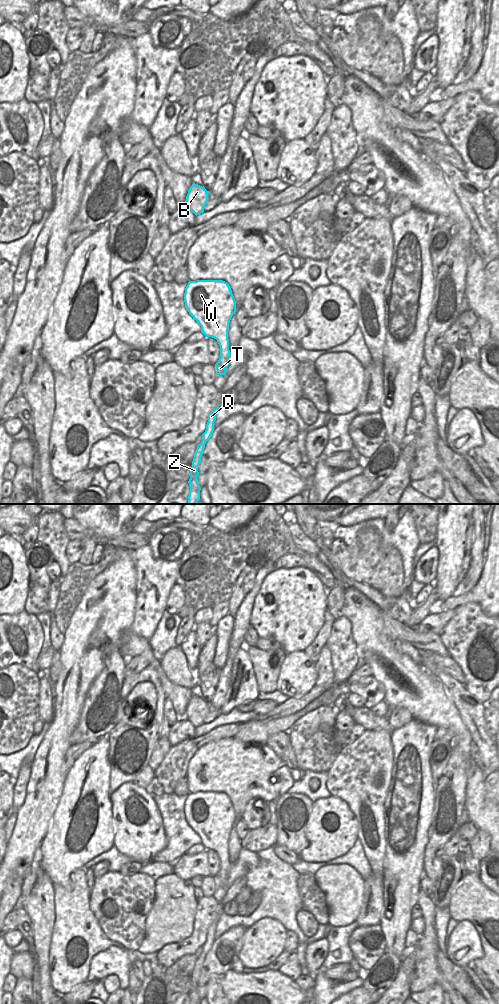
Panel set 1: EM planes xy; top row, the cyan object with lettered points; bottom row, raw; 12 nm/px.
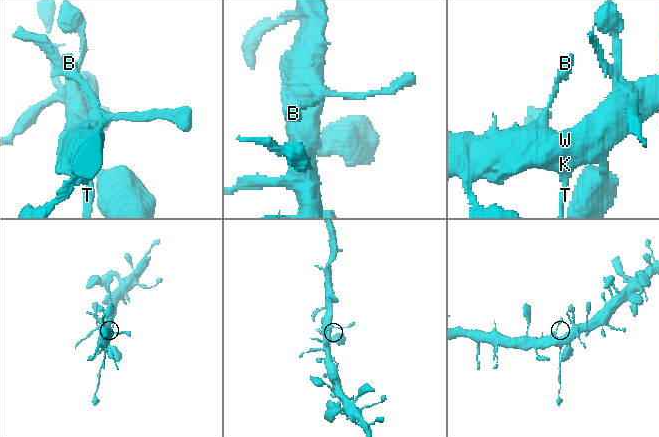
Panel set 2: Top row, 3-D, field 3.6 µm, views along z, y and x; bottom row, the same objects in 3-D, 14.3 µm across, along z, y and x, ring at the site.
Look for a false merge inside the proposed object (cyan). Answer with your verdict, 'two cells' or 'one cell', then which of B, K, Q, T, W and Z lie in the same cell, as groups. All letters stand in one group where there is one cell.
two cells; groups B K W / Q T Z

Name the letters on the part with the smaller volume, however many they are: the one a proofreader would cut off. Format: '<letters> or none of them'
Q, T, Z

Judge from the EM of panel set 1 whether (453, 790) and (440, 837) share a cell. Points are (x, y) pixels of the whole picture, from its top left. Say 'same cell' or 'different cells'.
same cell

